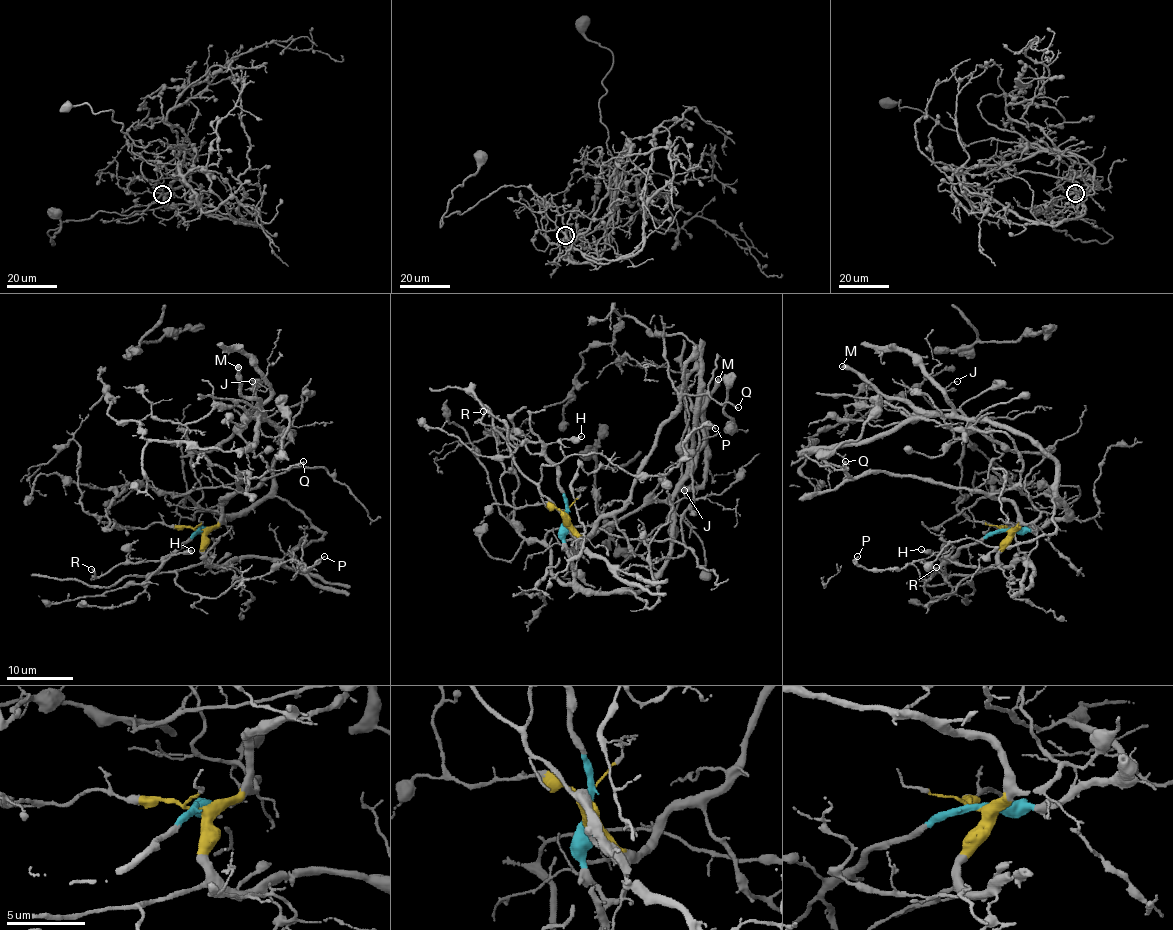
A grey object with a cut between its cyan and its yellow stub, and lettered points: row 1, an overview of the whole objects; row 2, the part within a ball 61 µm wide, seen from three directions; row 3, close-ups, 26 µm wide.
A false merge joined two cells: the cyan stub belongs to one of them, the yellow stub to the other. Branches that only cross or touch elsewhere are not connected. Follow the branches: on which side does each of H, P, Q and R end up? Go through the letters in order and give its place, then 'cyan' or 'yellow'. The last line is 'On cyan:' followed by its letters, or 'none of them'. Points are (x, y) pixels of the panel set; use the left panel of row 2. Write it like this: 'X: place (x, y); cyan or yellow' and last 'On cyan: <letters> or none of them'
H: place (191, 550); cyan
P: place (324, 556); yellow
Q: place (303, 461); yellow
R: place (91, 569); cyan
On cyan: H, R

